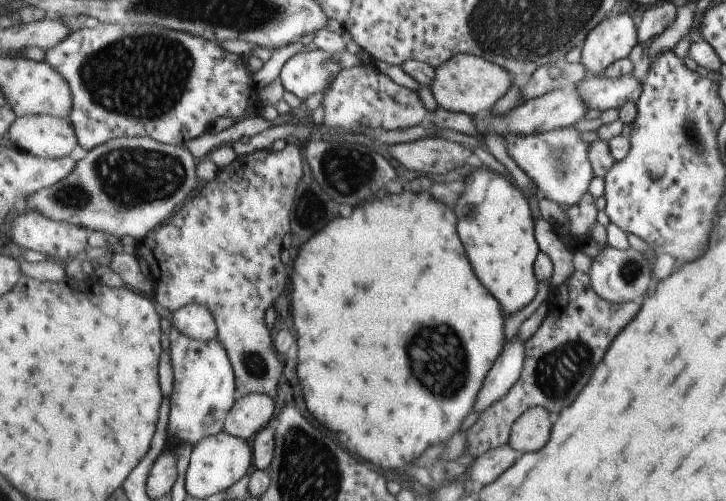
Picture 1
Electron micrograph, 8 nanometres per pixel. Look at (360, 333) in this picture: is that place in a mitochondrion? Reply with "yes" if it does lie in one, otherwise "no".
no

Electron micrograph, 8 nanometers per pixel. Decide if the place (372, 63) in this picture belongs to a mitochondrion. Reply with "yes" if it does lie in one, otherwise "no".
no

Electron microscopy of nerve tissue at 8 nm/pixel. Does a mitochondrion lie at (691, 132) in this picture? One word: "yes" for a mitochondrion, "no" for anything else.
yes

